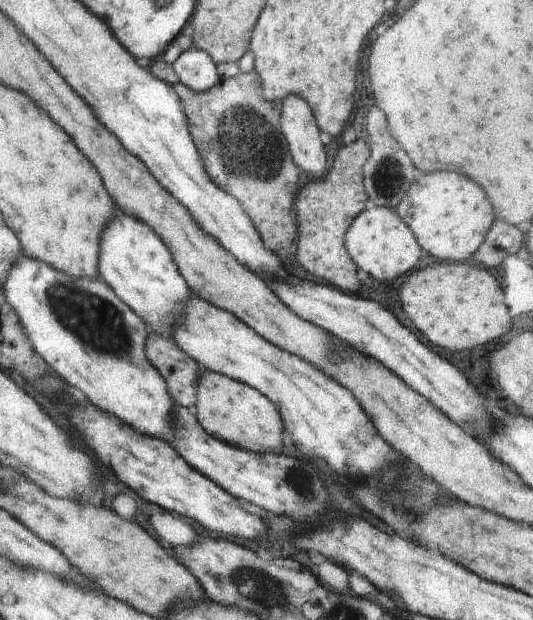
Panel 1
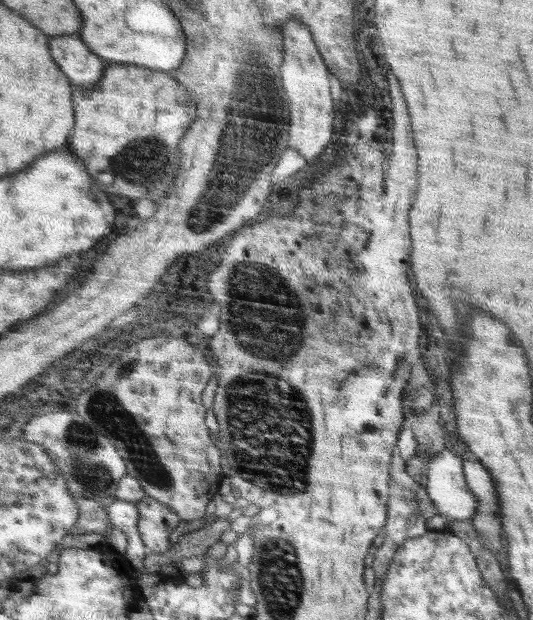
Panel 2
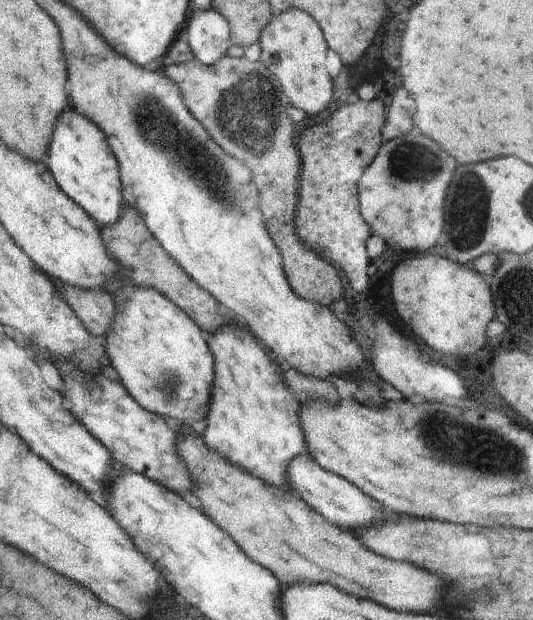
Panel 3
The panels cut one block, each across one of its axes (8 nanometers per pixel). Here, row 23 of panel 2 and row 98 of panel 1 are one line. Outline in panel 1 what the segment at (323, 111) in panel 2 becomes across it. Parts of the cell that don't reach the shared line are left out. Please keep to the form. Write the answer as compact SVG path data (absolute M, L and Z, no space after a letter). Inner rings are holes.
M286 98L282 104L282 130L290 138L290 154L305 178L320 179L326 170L326 154L316 118L302 98Z

